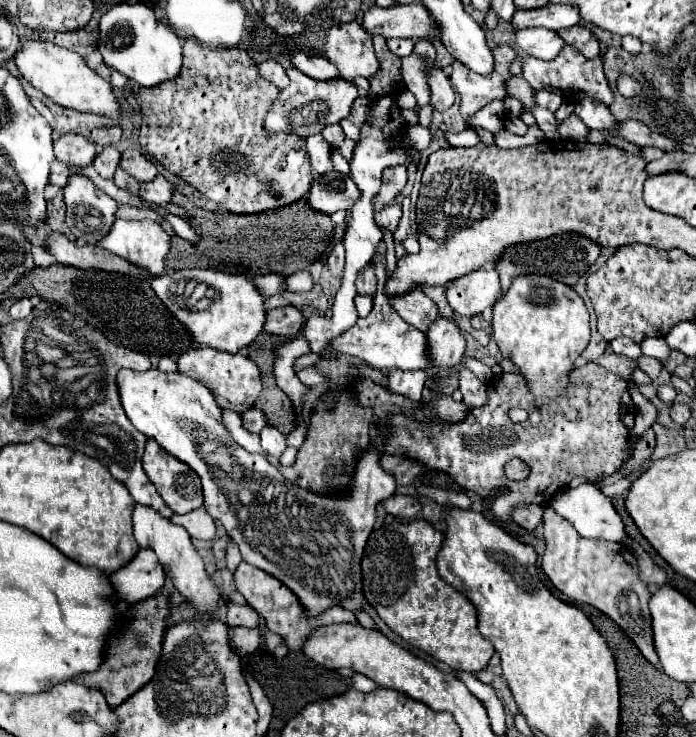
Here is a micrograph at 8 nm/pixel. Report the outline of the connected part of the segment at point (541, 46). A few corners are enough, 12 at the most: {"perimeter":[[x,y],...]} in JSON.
{"perimeter":[[541,27],[515,31],[525,53],[555,59],[565,45],[555,31]]}

